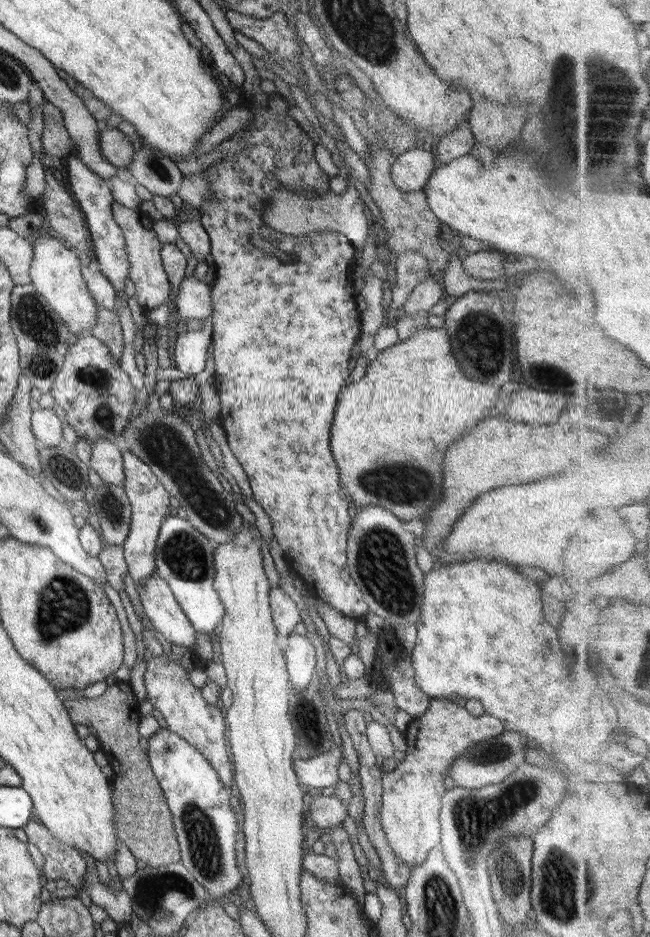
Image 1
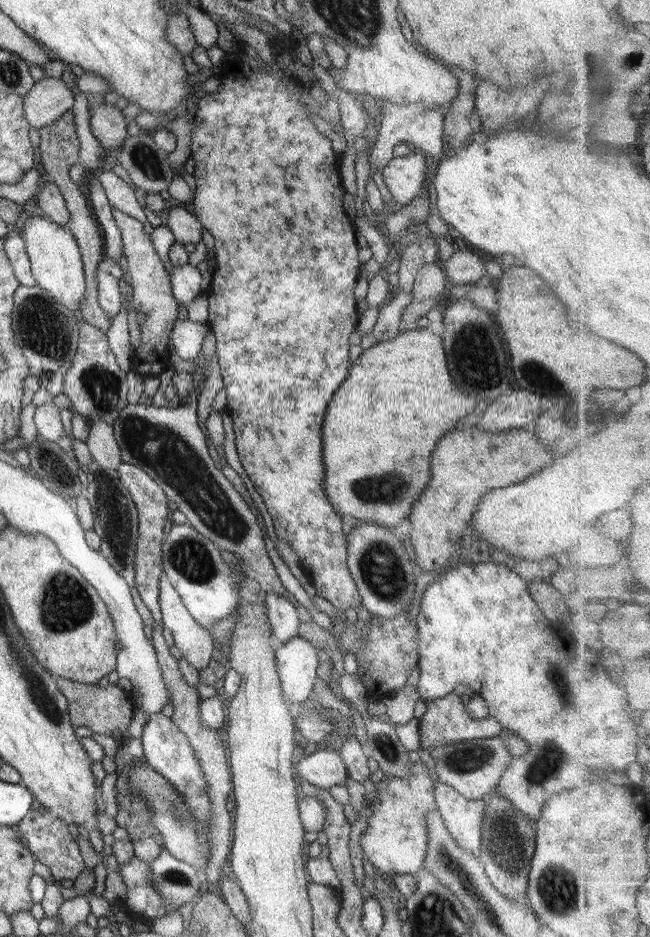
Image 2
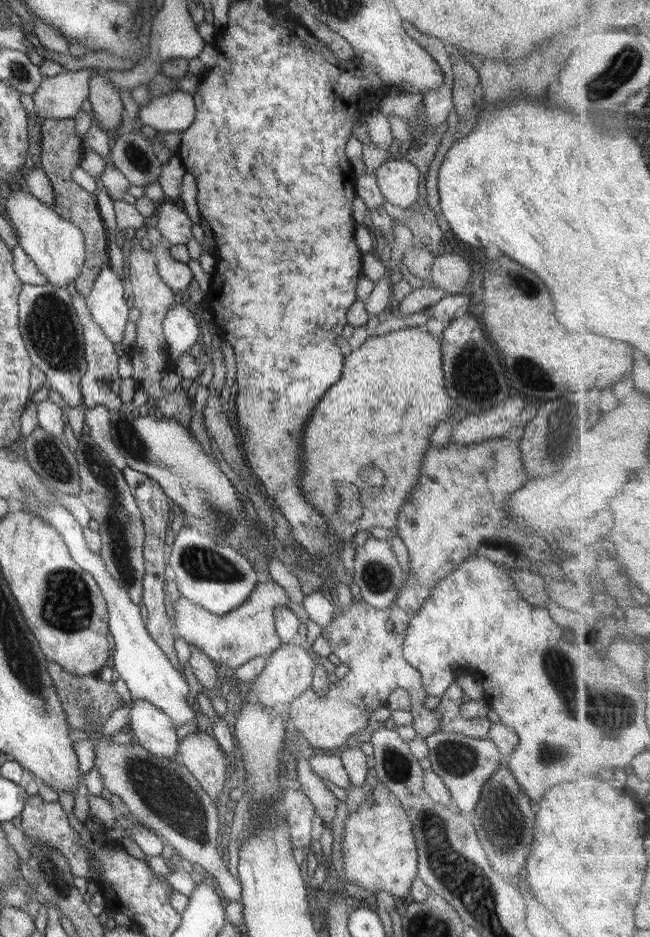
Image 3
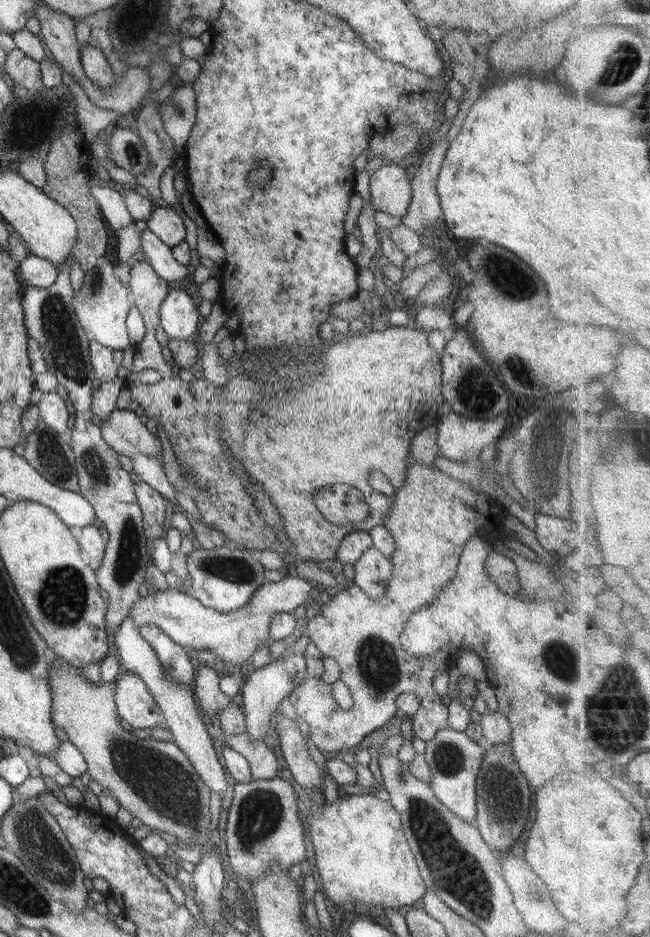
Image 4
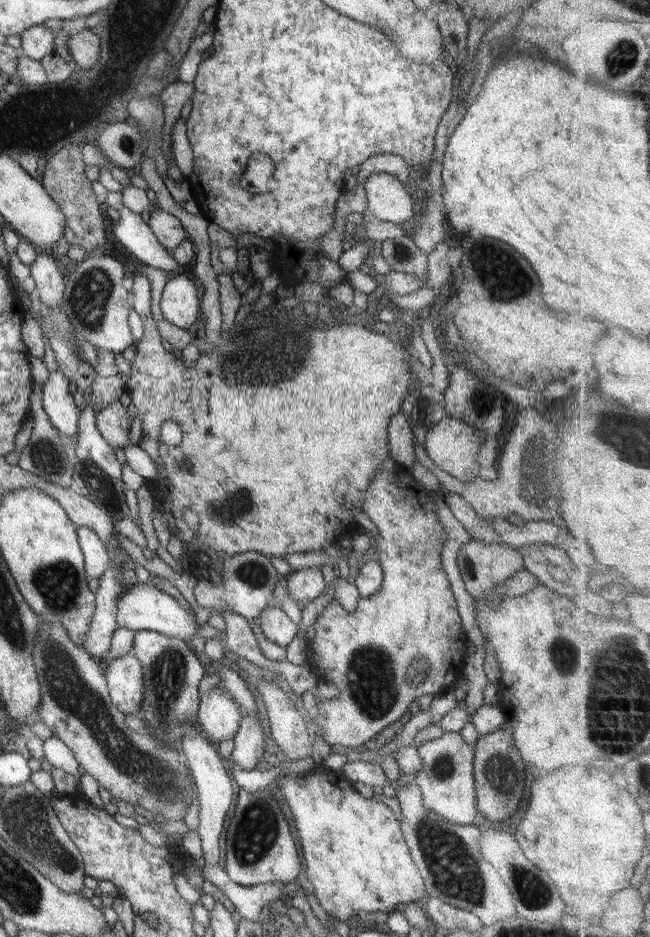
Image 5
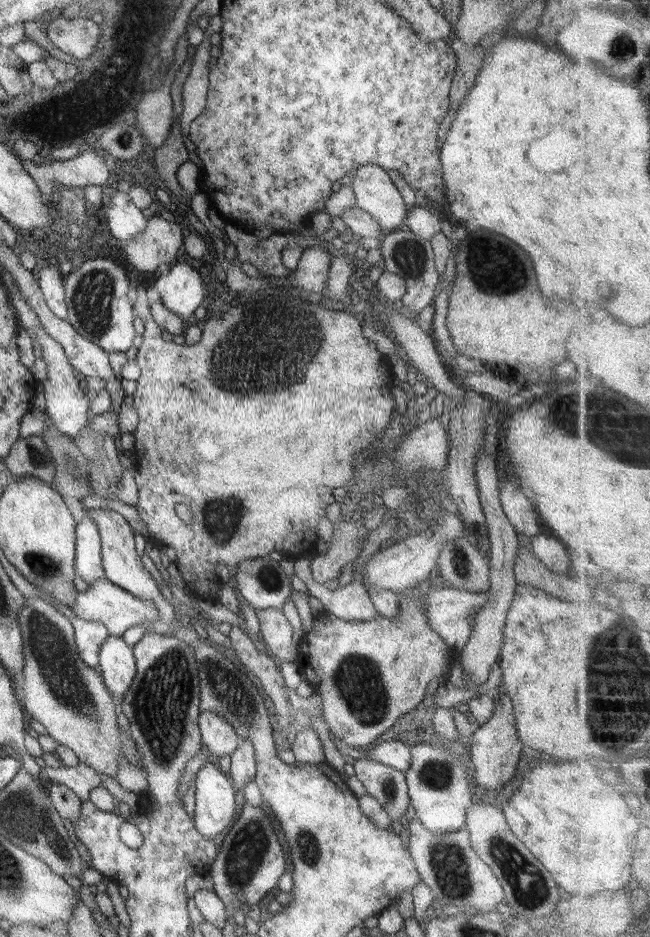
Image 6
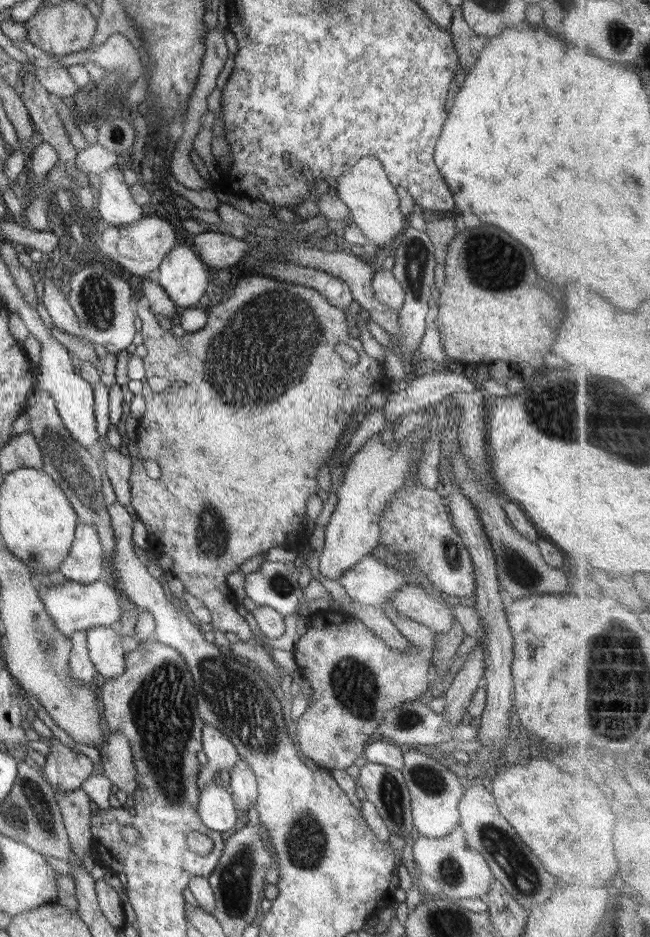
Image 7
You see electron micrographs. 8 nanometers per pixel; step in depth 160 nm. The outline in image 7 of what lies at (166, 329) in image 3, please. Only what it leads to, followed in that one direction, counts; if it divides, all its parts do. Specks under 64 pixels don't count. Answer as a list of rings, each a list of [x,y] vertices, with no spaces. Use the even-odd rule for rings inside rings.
[[[176,245],[161,259],[157,284],[179,308],[196,307],[207,286],[210,269],[187,245]]]

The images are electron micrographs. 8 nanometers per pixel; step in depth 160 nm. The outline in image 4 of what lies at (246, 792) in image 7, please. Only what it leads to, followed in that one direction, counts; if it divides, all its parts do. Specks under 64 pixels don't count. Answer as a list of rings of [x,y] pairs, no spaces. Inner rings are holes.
[[[296,654],[287,656],[283,660],[273,660],[263,668],[255,669],[244,681],[241,691],[246,732],[254,741],[263,740],[263,736],[269,732],[267,728],[274,721],[274,715],[281,706],[281,700],[288,698],[290,692],[298,682],[302,682],[307,676],[304,655]]]

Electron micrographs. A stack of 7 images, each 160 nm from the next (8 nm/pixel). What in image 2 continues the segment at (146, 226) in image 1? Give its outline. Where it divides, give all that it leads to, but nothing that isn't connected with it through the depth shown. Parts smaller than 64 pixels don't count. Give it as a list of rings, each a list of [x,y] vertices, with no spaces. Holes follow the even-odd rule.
[[[110,207],[110,211],[122,238],[122,253],[125,255],[129,278],[131,278],[129,287],[132,293],[131,303],[136,312],[141,312],[145,316],[143,322],[139,324],[141,336],[139,347],[132,351],[131,371],[144,378],[155,376],[160,369],[159,364],[167,362],[169,358],[167,342],[178,315],[177,302],[172,295],[167,271],[153,248],[150,234],[145,233],[141,222],[136,218],[127,216],[113,207]]]

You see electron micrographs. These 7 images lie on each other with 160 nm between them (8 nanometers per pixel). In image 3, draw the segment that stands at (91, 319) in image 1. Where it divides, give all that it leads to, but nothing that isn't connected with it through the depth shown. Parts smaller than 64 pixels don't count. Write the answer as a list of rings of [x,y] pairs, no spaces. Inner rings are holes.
[[[18,187],[11,188],[5,210],[9,222],[15,226],[17,242],[46,282],[55,288],[71,289],[84,263],[84,238],[81,231],[67,219],[61,218],[51,207]]]

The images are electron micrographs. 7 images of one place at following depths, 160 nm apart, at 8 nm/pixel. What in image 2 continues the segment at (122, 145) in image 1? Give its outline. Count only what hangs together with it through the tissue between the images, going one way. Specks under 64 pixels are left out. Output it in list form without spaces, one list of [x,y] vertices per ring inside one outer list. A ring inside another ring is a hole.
[[[101,102],[91,109],[89,128],[104,152],[120,147],[124,143],[126,124],[121,110],[113,105]]]

